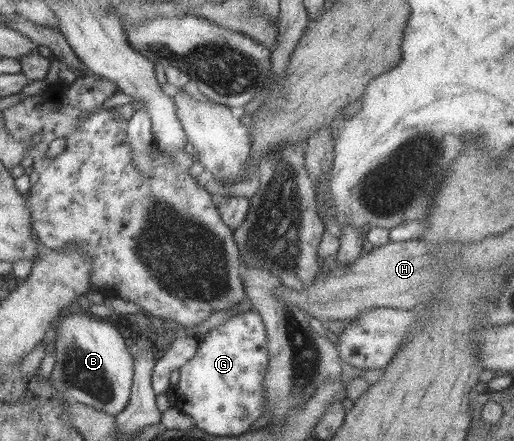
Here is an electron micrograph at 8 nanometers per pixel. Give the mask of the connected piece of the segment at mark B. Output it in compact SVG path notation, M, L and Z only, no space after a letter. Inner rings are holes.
M69 313L58 321L56 329L50 327L46 339L48 338L54 343L51 352L55 355L55 361L47 381L51 383L51 387L59 395L63 395L65 400L80 402L113 416L123 412L123 408L129 402L134 360L131 359L125 347L123 336L116 327L105 321L97 320L91 314L86 316L81 313Z

